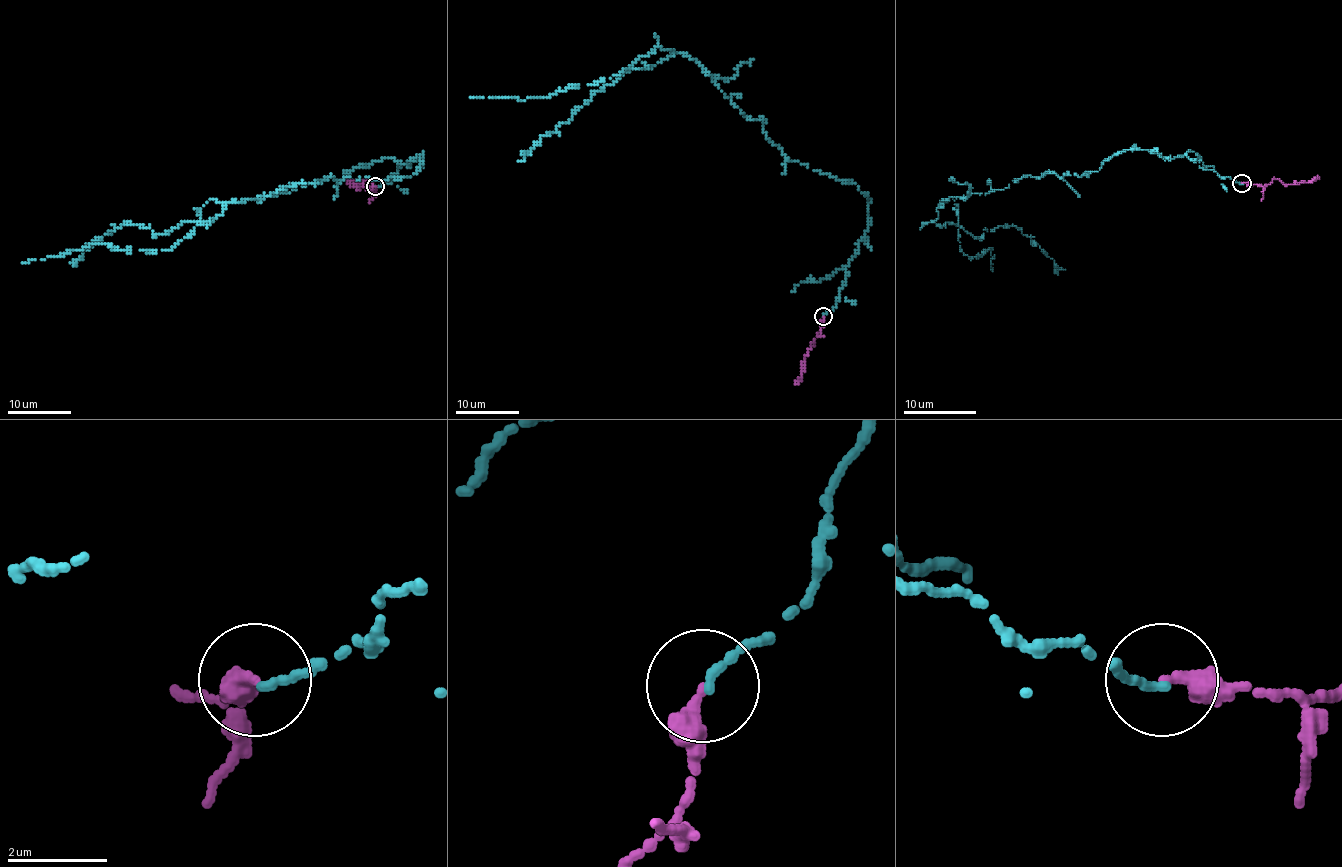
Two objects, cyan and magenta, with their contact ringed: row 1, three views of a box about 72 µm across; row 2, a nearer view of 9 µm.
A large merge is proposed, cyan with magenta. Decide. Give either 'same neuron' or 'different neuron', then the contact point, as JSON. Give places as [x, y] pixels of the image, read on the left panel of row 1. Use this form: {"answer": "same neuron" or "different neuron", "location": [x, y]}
{"answer": "same neuron", "location": [375, 186]}

